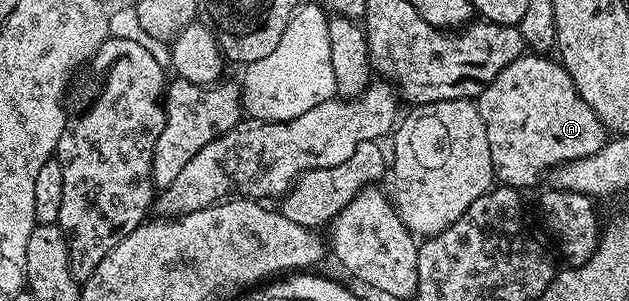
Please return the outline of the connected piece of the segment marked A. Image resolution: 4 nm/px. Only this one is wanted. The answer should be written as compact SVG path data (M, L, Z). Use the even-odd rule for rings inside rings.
M524 54L504 66L476 103L480 118L484 118L484 130L488 130L494 175L503 185L519 190L526 190L557 164L596 154L608 139L606 127L596 118L596 110L580 98L561 63L546 54Z

